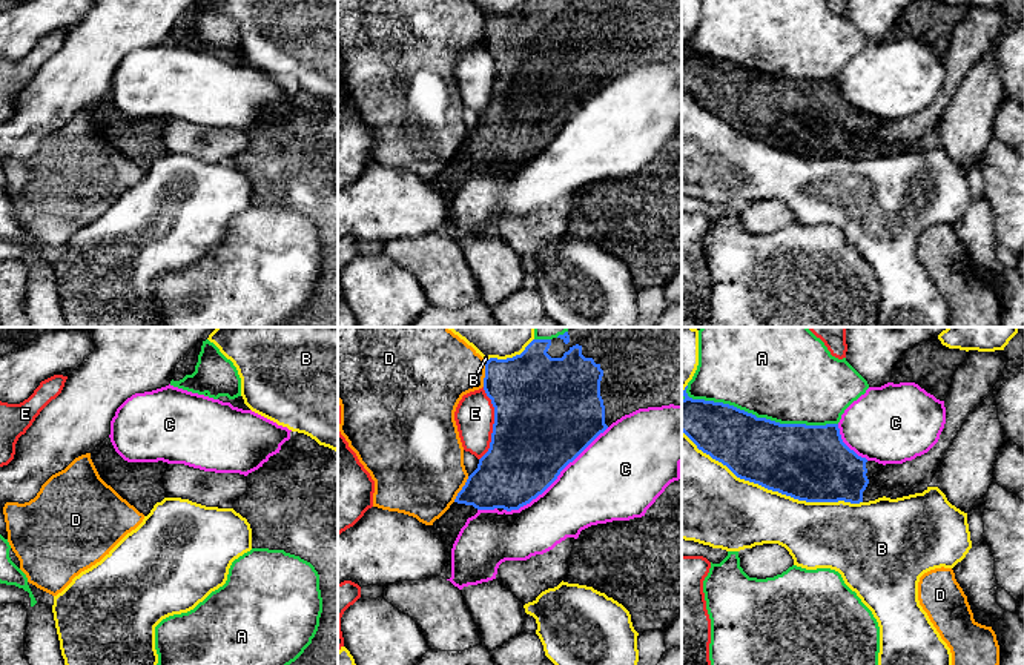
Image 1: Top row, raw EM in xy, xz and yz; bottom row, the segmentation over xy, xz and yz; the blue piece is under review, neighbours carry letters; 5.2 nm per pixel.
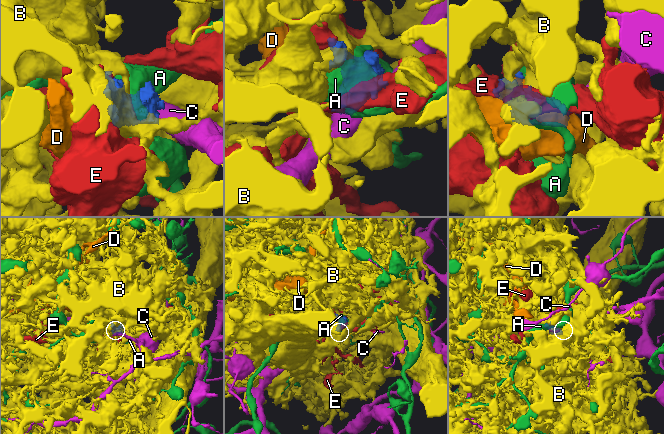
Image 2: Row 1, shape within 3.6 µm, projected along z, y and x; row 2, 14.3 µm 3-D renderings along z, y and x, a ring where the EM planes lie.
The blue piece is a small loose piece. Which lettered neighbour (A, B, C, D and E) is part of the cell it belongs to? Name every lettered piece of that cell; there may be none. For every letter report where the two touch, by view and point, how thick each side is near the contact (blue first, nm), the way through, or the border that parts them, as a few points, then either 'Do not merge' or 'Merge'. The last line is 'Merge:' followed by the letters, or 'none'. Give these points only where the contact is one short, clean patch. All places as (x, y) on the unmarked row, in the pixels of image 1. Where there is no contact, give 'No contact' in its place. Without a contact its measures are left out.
A: Touches blue at yz (760, 74). Thickness 360 nm (blue) against 420 nm. Do not merge
B: Touches blue at yz (771, 145). Thickness 400 nm (blue) against 380 nm. Do not merge
C: Touches blue at xz (556, 134). Thickness 460 nm (blue) against 400 nm. Do not merge
D: Touches blue at xz (485, 29). Thickness 400 nm (blue) against 340 nm. Do not merge
E: Touches blue at xz (493, 80). Thickness 500 nm (blue) against 200 nm. Do not merge
Merge: none

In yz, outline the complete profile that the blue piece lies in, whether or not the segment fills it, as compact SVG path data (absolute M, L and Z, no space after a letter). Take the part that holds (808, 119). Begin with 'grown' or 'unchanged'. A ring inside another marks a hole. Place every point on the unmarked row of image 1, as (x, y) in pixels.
grown; M688 41L682 48L682 88L699 106L726 121L740 135L806 158L860 160L883 152L897 155L923 149L929 143L877 143L875 132L883 120L867 117L851 106L841 95L838 80L780 80L729 60L692 55L686 45Z

